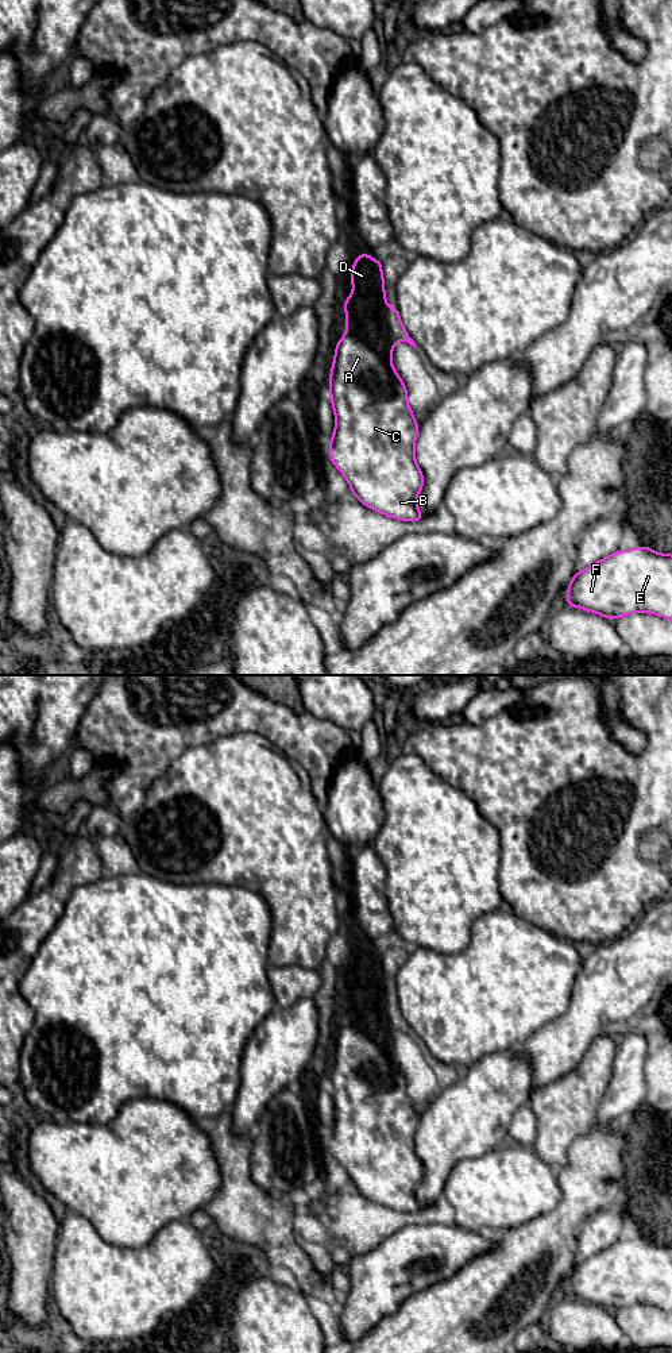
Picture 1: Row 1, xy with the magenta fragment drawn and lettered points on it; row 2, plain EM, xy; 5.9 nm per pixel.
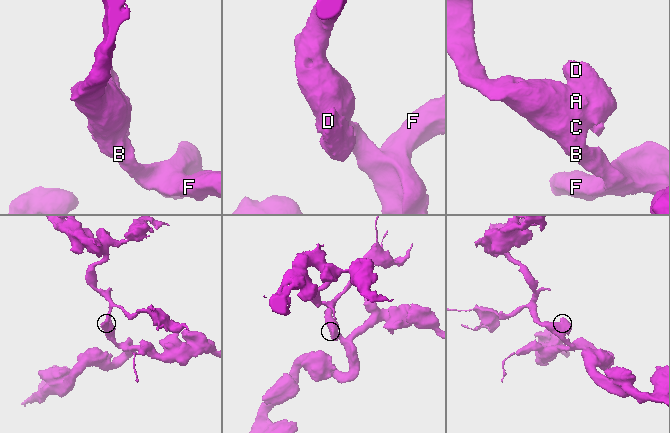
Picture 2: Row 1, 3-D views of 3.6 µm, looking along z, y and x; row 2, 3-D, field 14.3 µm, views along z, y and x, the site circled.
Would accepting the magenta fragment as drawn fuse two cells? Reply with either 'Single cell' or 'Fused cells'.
Fused cells

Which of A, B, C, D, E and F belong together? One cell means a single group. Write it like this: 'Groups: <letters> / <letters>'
Groups: A B C E F / D

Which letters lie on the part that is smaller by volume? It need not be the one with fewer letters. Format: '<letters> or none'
D

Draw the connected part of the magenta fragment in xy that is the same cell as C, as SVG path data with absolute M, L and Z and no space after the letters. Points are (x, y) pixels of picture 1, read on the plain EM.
M348 1018L345 1026L336 1033L331 1059L329 1082L336 1109L333 1128L328 1136L332 1155L344 1167L351 1184L367 1199L402 1213L421 1213L425 1207L417 1199L417 1188L424 1177L424 1167L414 1148L418 1114L408 1094L408 1080L397 1065L391 1051L360 1032Z

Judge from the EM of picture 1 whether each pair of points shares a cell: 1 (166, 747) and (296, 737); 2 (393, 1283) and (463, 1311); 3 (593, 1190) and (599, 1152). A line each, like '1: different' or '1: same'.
1: same
2: different
3: same

